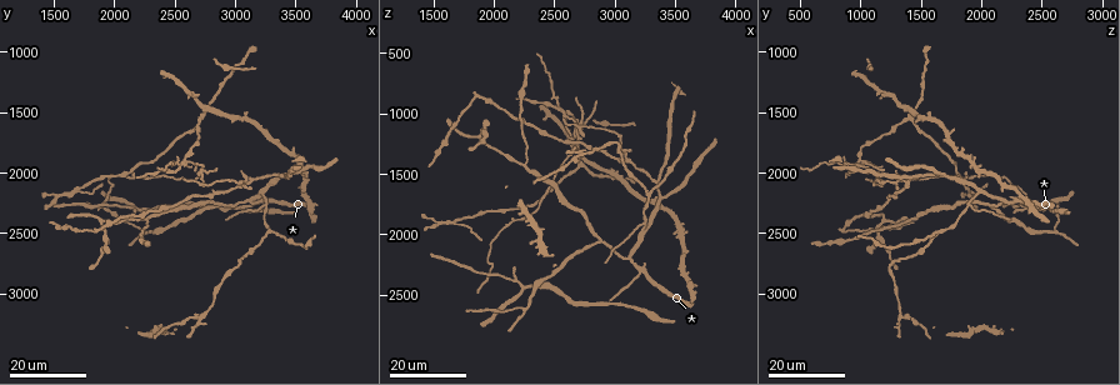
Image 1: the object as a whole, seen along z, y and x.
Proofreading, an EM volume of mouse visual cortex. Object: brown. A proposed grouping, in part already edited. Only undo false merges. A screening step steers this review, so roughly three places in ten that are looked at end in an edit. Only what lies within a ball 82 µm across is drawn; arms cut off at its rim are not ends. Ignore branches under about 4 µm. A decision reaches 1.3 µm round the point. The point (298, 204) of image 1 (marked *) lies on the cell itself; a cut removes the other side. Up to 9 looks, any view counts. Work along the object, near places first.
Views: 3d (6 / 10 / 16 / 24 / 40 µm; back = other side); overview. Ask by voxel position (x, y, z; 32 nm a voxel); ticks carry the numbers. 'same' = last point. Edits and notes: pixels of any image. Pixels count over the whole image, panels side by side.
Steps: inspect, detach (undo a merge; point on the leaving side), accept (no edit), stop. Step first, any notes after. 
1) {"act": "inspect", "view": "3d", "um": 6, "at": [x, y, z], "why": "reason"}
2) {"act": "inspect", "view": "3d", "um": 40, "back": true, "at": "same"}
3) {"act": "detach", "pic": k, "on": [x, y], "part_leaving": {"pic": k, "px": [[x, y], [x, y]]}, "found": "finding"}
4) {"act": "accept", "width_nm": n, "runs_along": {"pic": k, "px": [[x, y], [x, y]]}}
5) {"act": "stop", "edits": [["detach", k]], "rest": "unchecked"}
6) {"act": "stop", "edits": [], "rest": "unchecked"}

{"act": "inspect", "view": "3d", "um": 24, "at": [3220, 2240, 1920], "why": "three-way junction"}

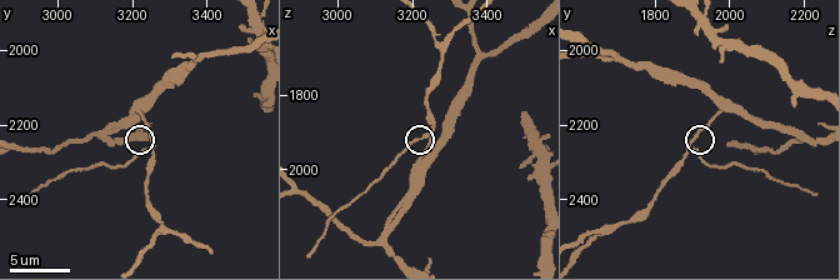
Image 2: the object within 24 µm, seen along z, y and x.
{"act": "inspect", "view": "3d", "um": 6, "at": [3250, 2270, 1900]}

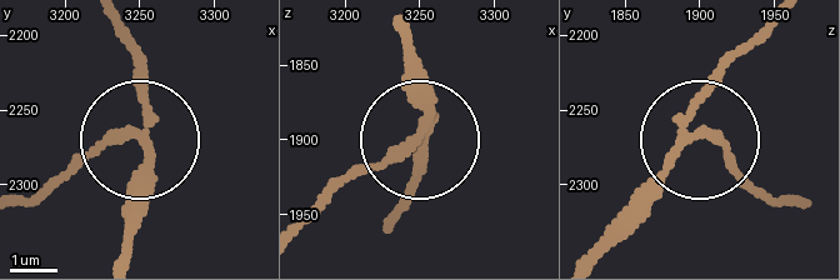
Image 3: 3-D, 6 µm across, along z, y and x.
{"act": "detach", "pic": 3, "on": [85, 160], "arms": 3, "part_leaving": {"pic": 3, "px": [[144, 145], [113, 138], [29, 201]]}, "found": "two cells meet here"}

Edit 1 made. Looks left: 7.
{"act": "inspect", "view": "3d", "um": 16, "at": [3230, 2150, 1980], "why": "arms part here"}

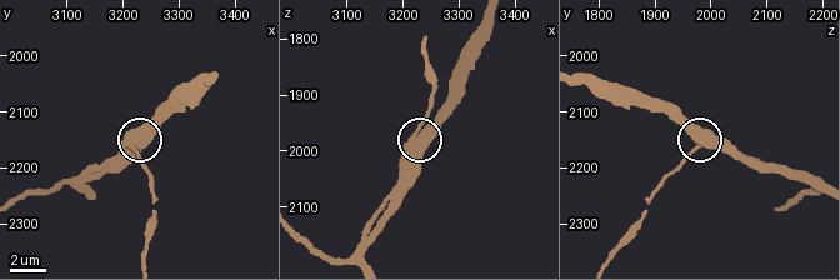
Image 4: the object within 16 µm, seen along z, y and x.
{"act": "inspect", "view": "3d", "um": 6, "at": [3235, 2150, 1975]}

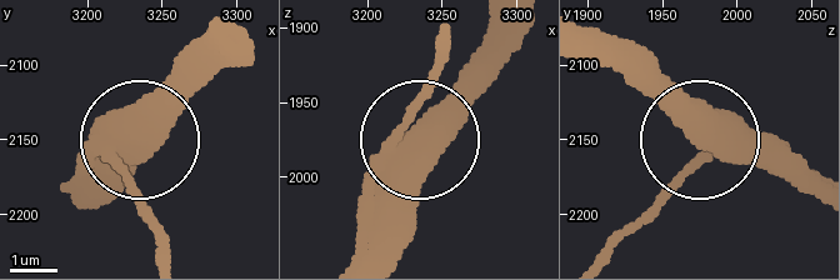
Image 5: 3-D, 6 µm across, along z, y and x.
{"act": "accept", "width_nm": 520, "runs_along": {"pic": 5, "px": [[355, 249], [363, 200], [403, 153], [403, 118], [439, 38]]}, "found": "continuous, no second cell"}

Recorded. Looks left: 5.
{"act": "inspect", "view": "3d", "um": 16, "at": [2220, 2500, 2600], "why": "arms part here"}

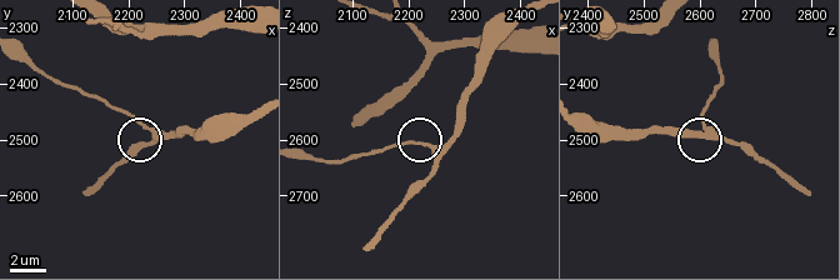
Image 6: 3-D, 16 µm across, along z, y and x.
{"act": "inspect", "view": "3d", "um": 10, "at": [2245, 2485, 2615]}

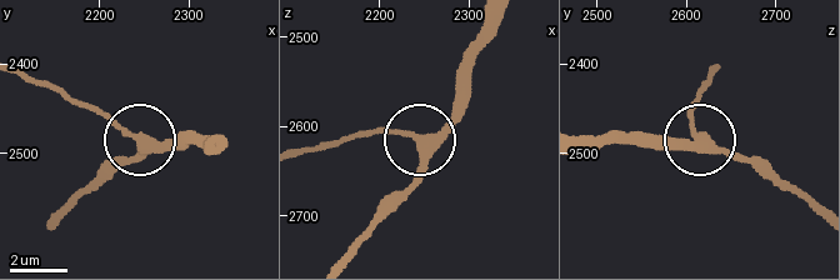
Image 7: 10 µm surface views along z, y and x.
{"act": "accept", "side_arm_um": 8, "runs_along": {"pic": 7, "px": [[224, 136], [143, 139], [130, 163]]}, "found": "one cell here"}

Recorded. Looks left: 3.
{"act": "inspect", "view": "3d", "um": 16, "at": [1560, 2180, 1920], "why": "small branch off a trunk"}

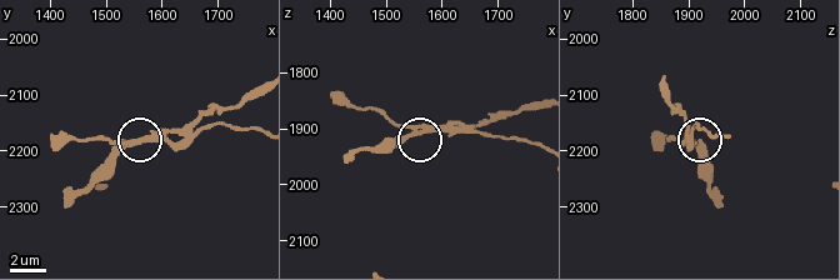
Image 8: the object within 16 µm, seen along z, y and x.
{"act": "inspect", "view": "3d", "um": 10, "at": [1545, 2190, 1900]}

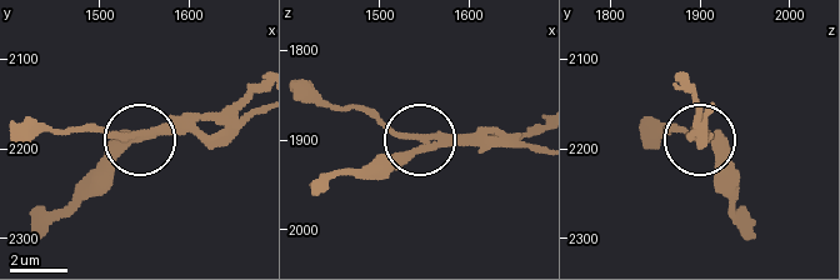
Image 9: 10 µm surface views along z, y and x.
{"act": "detach", "pic": 9, "on": [94, 126], "part_leaving": {"pic": 9, "px": [[129, 136], [24, 129]]}, "found": "a second cell is stuck on"}

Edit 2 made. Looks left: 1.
{"act": "stop", "edits": [["detach", 3], ["detach", 9]], "rest": "unchecked"}

